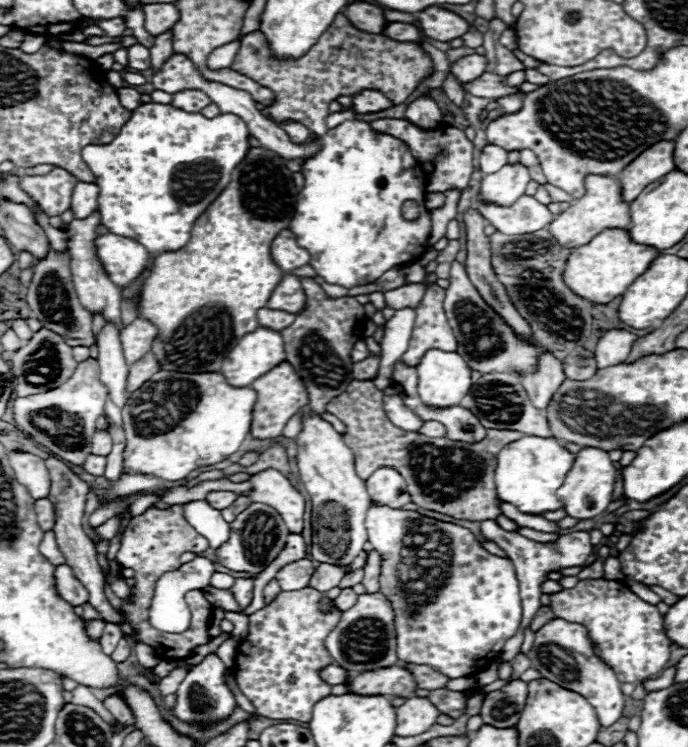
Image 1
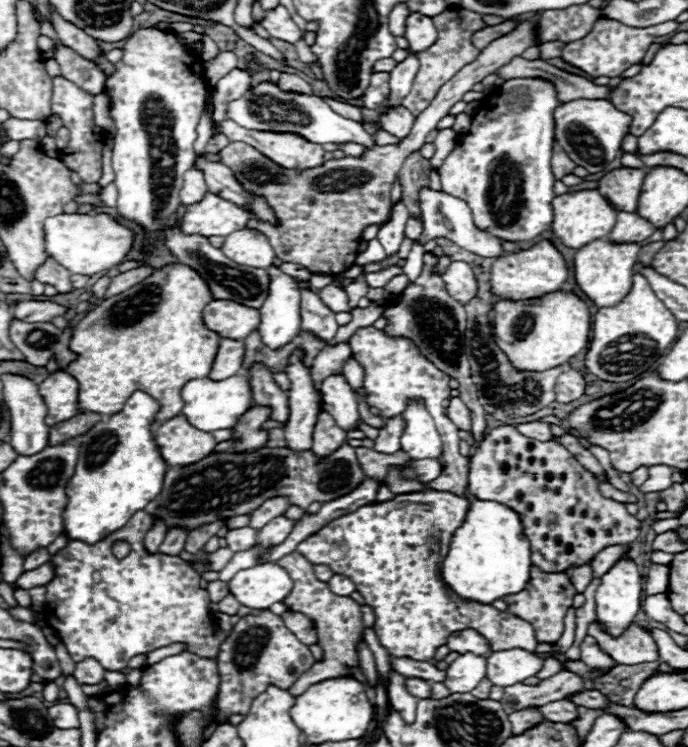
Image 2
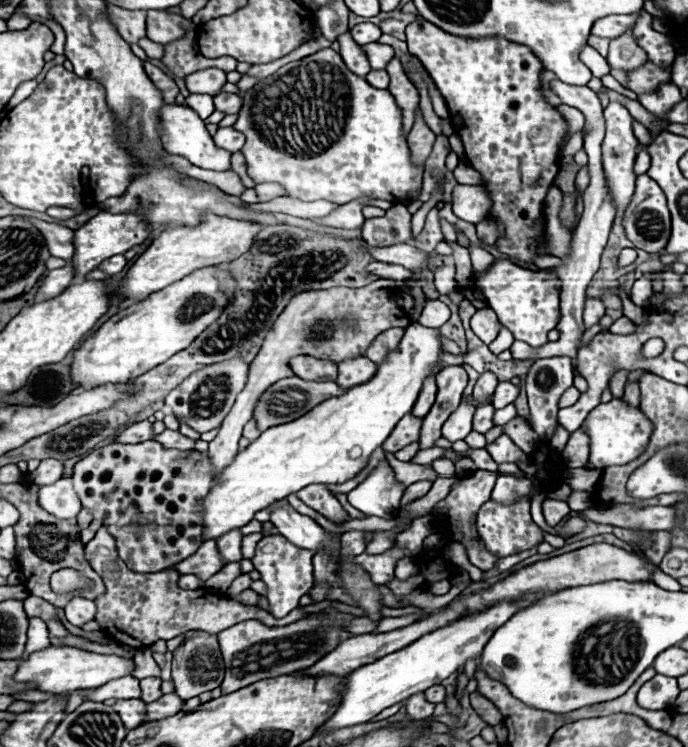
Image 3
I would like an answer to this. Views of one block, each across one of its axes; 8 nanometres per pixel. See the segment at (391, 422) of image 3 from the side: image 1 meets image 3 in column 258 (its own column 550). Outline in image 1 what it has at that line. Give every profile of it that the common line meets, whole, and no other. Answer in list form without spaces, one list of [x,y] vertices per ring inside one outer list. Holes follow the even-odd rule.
[[[522,436],[498,452],[498,466],[494,474],[498,496],[528,514],[558,510],[562,508],[562,502],[556,498],[556,490],[564,484],[574,458],[576,456],[558,444],[556,438]]]

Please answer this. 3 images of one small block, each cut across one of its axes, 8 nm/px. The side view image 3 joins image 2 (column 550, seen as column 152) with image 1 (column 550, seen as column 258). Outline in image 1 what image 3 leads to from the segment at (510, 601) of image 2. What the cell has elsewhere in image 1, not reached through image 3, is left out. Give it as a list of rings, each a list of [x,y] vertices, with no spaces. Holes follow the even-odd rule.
[[[544,606],[544,610],[540,610],[540,612],[534,616],[534,620],[532,620],[532,624],[530,624],[530,630],[536,632],[536,630],[540,630],[546,622],[550,622],[550,620],[554,620],[554,618],[556,618],[554,612],[552,612],[548,606]]]

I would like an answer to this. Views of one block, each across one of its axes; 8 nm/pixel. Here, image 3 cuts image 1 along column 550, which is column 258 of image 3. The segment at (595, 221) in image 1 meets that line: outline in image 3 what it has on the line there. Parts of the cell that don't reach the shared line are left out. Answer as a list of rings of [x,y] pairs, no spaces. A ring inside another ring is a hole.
[[[204,214],[200,226],[176,226],[176,228],[164,230],[152,242],[152,246],[134,262],[126,278],[120,282],[116,294],[122,298],[144,300],[152,292],[162,290],[164,286],[184,278],[192,270],[228,264],[250,250],[260,230],[262,226],[258,222],[240,222],[236,218],[220,218],[218,214]]]

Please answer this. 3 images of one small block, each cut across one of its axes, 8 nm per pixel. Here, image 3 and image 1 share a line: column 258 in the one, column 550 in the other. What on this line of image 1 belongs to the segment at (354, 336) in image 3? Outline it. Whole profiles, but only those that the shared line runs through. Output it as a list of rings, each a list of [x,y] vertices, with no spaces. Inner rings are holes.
[[[540,350],[536,372],[534,374],[526,374],[520,380],[524,384],[524,390],[530,396],[532,404],[544,412],[548,402],[550,402],[550,398],[552,398],[552,394],[558,390],[558,386],[566,378],[564,378],[562,362],[554,354],[546,352],[546,350]]]

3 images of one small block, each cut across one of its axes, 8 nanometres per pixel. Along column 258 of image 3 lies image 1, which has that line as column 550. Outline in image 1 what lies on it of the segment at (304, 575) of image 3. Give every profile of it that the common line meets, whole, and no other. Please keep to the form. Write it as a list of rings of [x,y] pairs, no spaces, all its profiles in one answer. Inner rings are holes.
[[[482,522],[482,536],[486,540],[492,540],[496,542],[500,548],[506,550],[508,558],[512,560],[514,568],[516,568],[516,574],[518,574],[518,582],[520,582],[520,596],[522,596],[522,622],[520,622],[520,630],[504,644],[504,650],[500,652],[500,656],[496,660],[492,660],[492,664],[488,664],[484,670],[480,670],[480,674],[476,674],[476,680],[480,686],[486,686],[486,684],[492,684],[496,678],[498,678],[498,662],[510,662],[518,652],[520,652],[520,646],[524,642],[524,632],[526,628],[530,628],[530,622],[532,618],[536,616],[536,612],[542,608],[542,602],[540,602],[540,596],[542,596],[542,582],[546,582],[546,574],[548,572],[558,572],[560,568],[570,568],[570,566],[580,566],[586,562],[586,558],[594,552],[594,546],[590,542],[590,532],[588,530],[580,530],[580,532],[570,532],[570,534],[560,534],[558,540],[554,542],[534,542],[534,540],[528,540],[524,536],[520,536],[518,532],[512,534],[512,532],[506,532],[506,530],[500,530],[500,526],[496,522]]]

